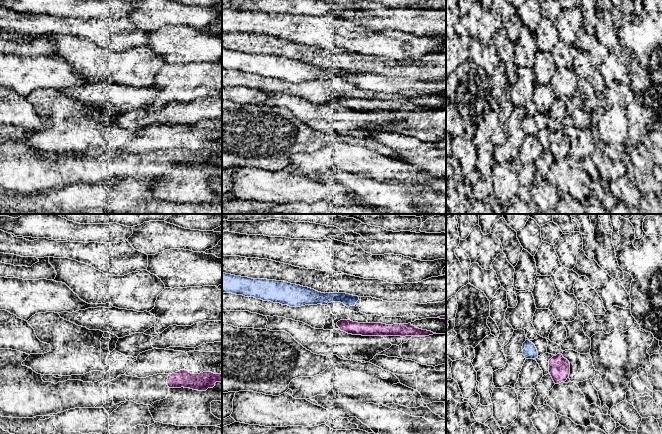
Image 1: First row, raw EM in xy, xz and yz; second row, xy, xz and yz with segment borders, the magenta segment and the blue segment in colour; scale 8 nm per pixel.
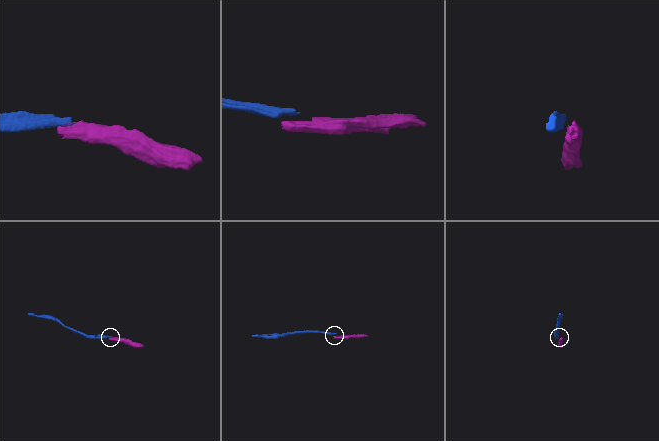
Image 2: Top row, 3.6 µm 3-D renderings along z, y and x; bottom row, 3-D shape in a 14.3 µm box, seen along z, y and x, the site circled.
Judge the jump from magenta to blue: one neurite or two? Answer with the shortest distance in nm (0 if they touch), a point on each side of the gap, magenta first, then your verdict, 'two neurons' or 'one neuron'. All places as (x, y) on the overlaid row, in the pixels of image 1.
100 nm apart; from magenta across yz (549, 360), (537, 356); two neurons

